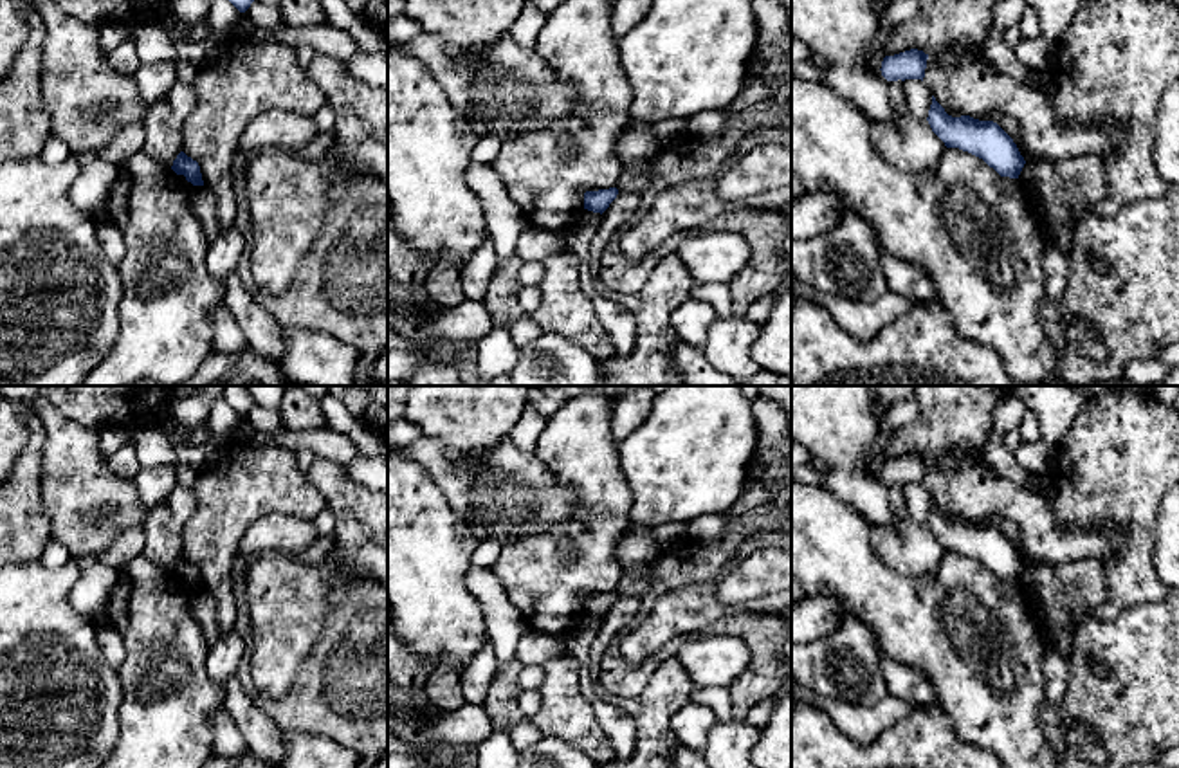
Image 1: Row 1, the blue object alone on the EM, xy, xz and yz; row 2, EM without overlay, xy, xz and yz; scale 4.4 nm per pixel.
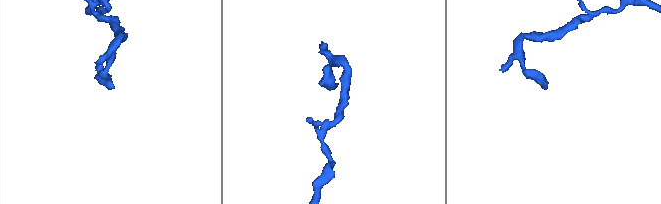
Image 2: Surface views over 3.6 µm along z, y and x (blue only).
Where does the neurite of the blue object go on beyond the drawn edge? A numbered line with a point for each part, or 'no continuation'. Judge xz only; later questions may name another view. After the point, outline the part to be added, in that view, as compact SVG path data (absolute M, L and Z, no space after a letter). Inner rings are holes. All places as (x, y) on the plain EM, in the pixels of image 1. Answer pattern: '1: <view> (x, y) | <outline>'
no continuation

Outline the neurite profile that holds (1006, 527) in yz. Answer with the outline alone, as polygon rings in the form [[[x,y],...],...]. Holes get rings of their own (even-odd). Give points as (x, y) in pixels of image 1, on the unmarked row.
[[[970,519],[973,523],[979,523],[979,525],[993,525],[997,526],[1011,543],[1013,546],[1017,548],[1020,559],[1024,561],[1024,564],[1029,564],[1029,566],[1047,566],[1044,562],[1035,562],[1031,559],[1026,559],[1022,553],[1020,553],[1020,532],[1017,528],[1017,525],[1010,519],[986,519],[986,521],[975,521],[975,519]]]

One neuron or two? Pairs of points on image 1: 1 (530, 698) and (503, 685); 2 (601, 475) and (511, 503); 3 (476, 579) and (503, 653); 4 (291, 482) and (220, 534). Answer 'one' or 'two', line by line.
1: two
2: two
3: one
4: one

